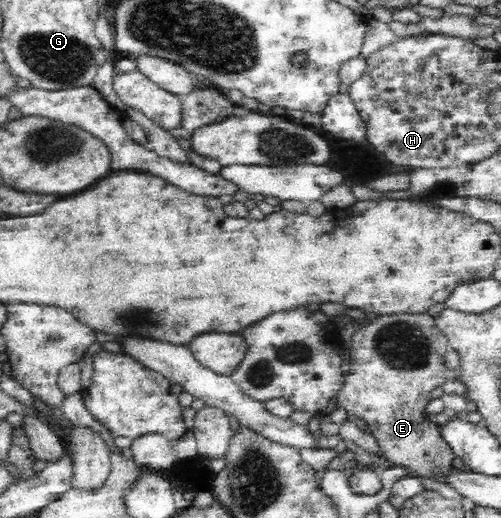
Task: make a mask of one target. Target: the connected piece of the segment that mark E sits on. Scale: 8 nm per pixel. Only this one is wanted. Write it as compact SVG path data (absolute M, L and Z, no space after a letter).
M429 313L378 315L375 320L366 320L355 330L351 342L351 367L344 375L344 385L337 394L335 410L343 409L362 419L371 428L373 437L384 457L393 466L405 467L419 477L434 479L452 468L453 448L441 436L443 426L433 424L427 416L425 407L431 400L430 393L447 381L455 380L457 369L445 367L445 353L448 349L447 337L437 329Z

